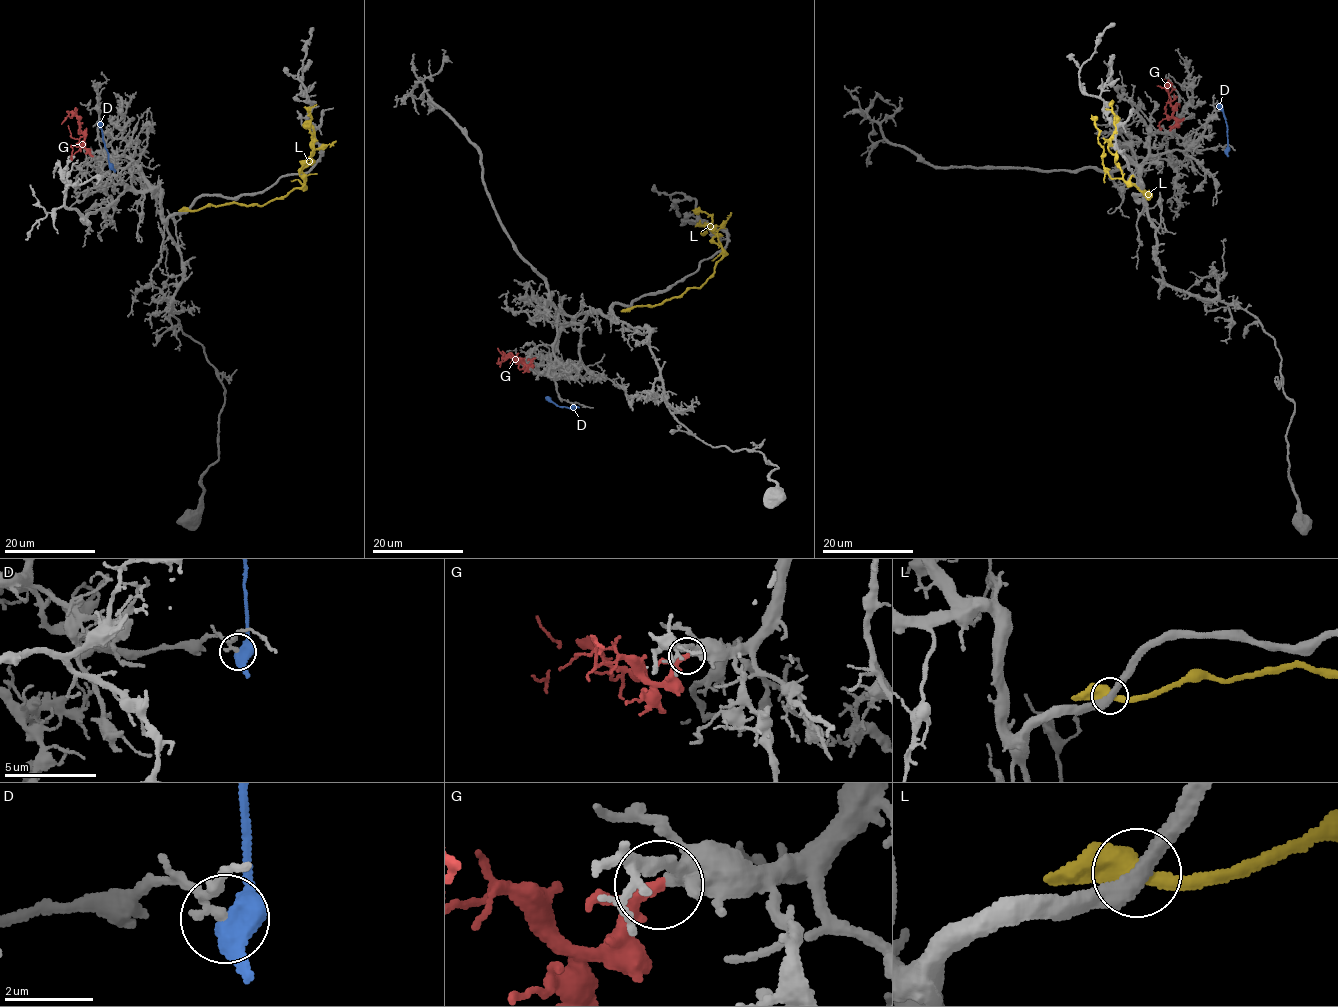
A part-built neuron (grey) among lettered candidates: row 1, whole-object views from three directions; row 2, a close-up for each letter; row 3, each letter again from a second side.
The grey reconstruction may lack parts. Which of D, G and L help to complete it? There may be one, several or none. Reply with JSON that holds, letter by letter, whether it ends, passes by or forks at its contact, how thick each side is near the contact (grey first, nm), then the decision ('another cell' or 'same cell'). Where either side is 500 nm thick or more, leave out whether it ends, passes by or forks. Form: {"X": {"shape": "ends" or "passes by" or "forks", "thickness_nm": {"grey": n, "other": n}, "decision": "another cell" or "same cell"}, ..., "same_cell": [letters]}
{"D": {"thickness_nm": {"grey": 150, "other": 550}, "decision": "another cell"}, "G": {"shape": "passes by", "thickness_nm": {"grey": 280, "other": 200}, "decision": "same cell"}, "L": {"shape": "passes by", "thickness_nm": {"grey": 400, "other": 460}, "decision": "another cell"}, "same_cell": ["G"]}

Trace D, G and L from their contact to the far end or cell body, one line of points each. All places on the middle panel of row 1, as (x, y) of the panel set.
D: (573, 406), (559, 406), (545, 397)
G: (534, 357), (527, 365), (507, 355), (500, 364), (496, 362)
L: (630, 308), (661, 305), (701, 287), (722, 255), (713, 238), (716, 226), (712, 230), (700, 225), (705, 222)

